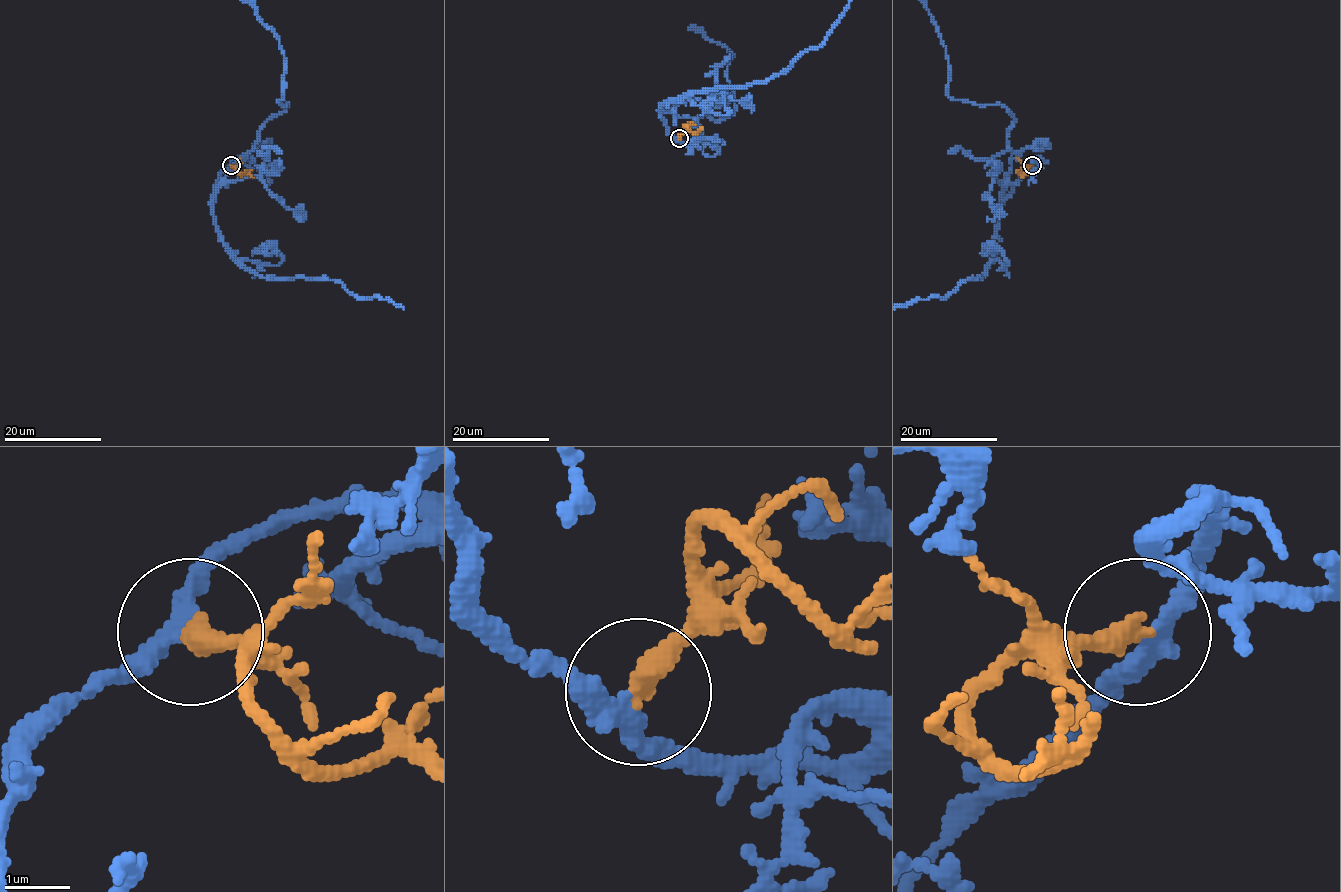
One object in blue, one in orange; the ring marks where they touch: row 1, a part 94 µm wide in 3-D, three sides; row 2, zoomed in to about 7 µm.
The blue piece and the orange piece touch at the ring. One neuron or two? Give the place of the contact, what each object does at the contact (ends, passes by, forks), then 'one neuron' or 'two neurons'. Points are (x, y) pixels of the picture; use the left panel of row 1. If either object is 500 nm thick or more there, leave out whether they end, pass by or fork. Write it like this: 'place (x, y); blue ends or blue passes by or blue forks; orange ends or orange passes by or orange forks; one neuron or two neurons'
place (231, 165); blue passes by; orange ends; two neurons

